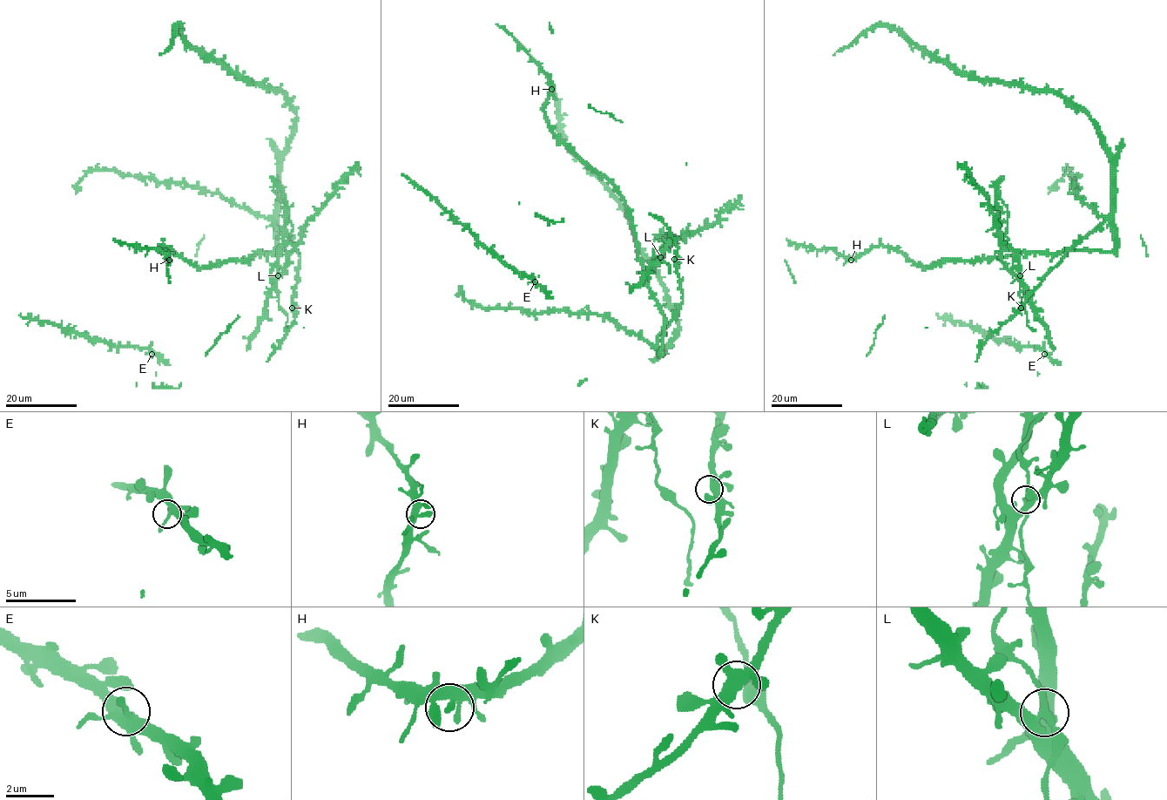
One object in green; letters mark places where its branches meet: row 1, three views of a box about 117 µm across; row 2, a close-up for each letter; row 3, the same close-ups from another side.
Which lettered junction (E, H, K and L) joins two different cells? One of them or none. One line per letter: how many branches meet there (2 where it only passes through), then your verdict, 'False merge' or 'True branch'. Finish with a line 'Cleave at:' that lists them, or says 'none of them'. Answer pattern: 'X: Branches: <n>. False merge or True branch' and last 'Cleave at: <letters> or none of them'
E: Branches: 5. True branch
H: Branches: 4. True branch
K: Branches: 4. True branch
L: Branches: 4. True branch
Cleave at: none of them

